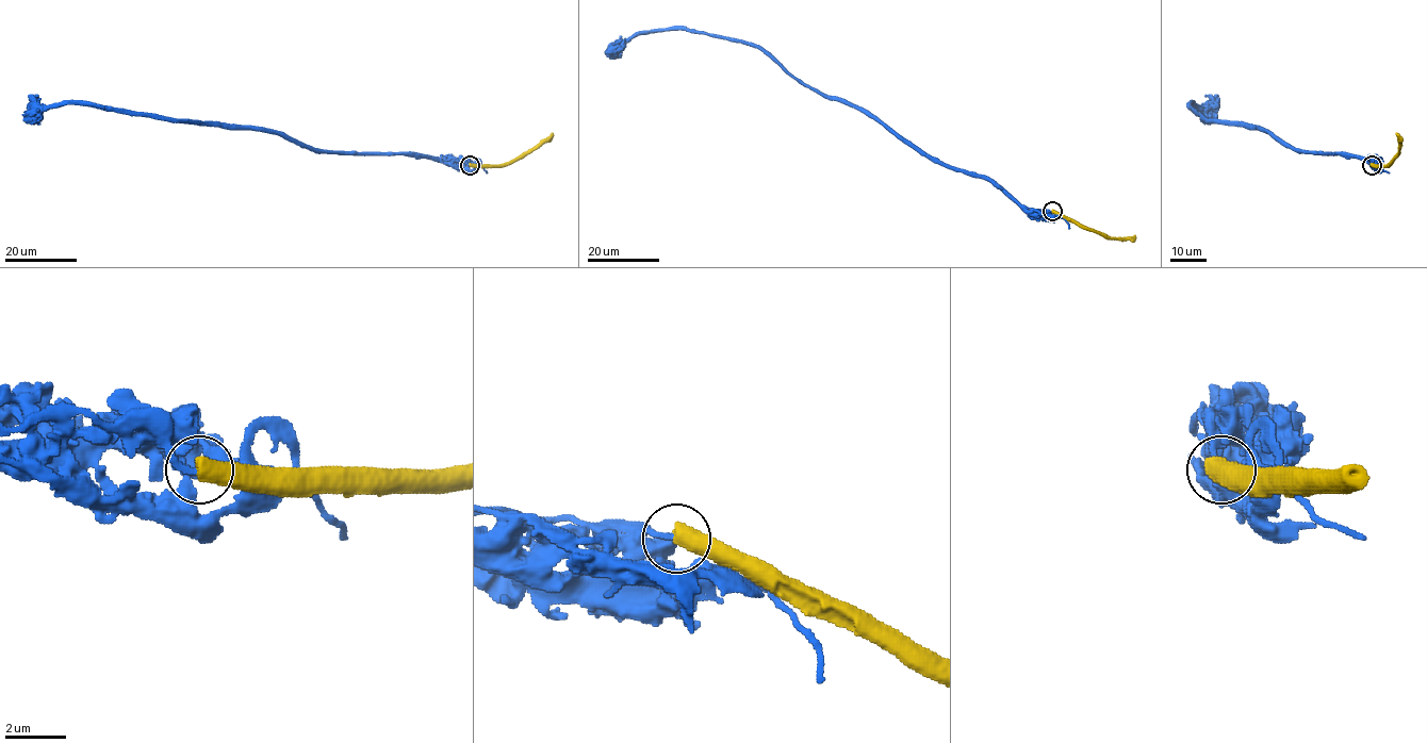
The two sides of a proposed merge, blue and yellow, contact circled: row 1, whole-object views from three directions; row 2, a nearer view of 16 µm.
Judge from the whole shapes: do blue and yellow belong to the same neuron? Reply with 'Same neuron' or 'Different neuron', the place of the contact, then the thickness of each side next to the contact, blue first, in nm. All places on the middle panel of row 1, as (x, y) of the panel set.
Different neuron. Place: (1052, 211). Thickness 180 nm (blue) against 650 nm

